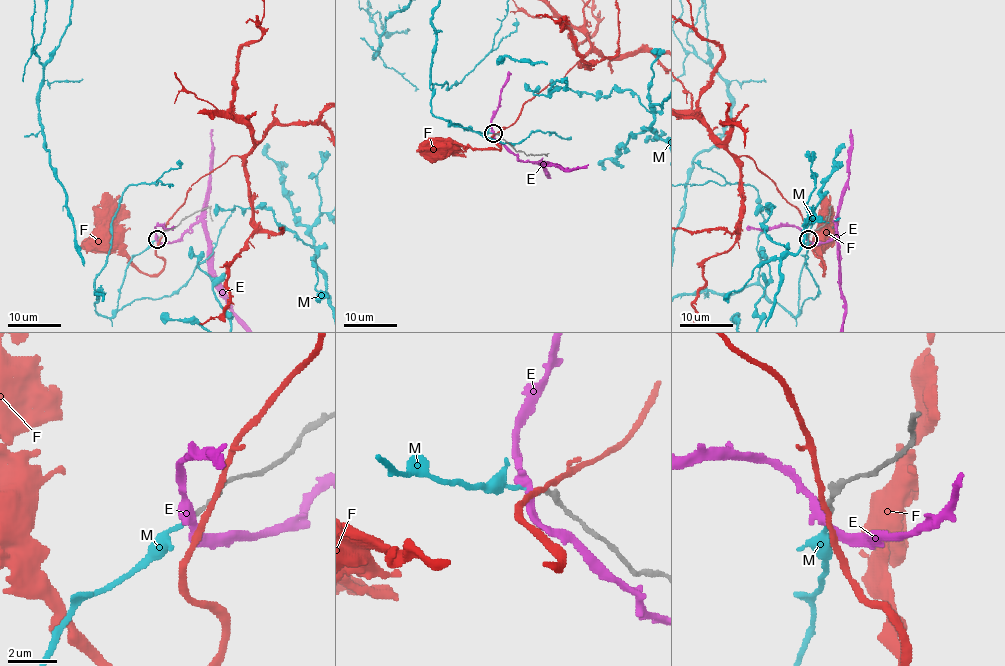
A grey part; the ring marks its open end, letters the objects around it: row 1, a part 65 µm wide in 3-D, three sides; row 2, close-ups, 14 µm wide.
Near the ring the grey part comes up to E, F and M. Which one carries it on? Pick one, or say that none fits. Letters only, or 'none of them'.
M

